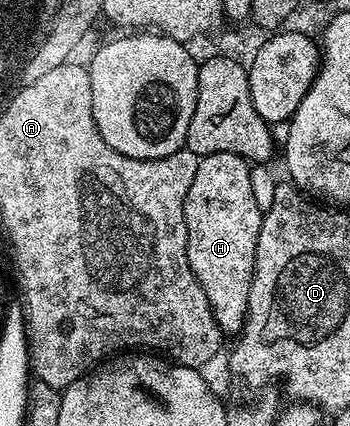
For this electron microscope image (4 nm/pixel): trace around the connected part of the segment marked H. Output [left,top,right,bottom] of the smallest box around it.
[184,153,263,337]

